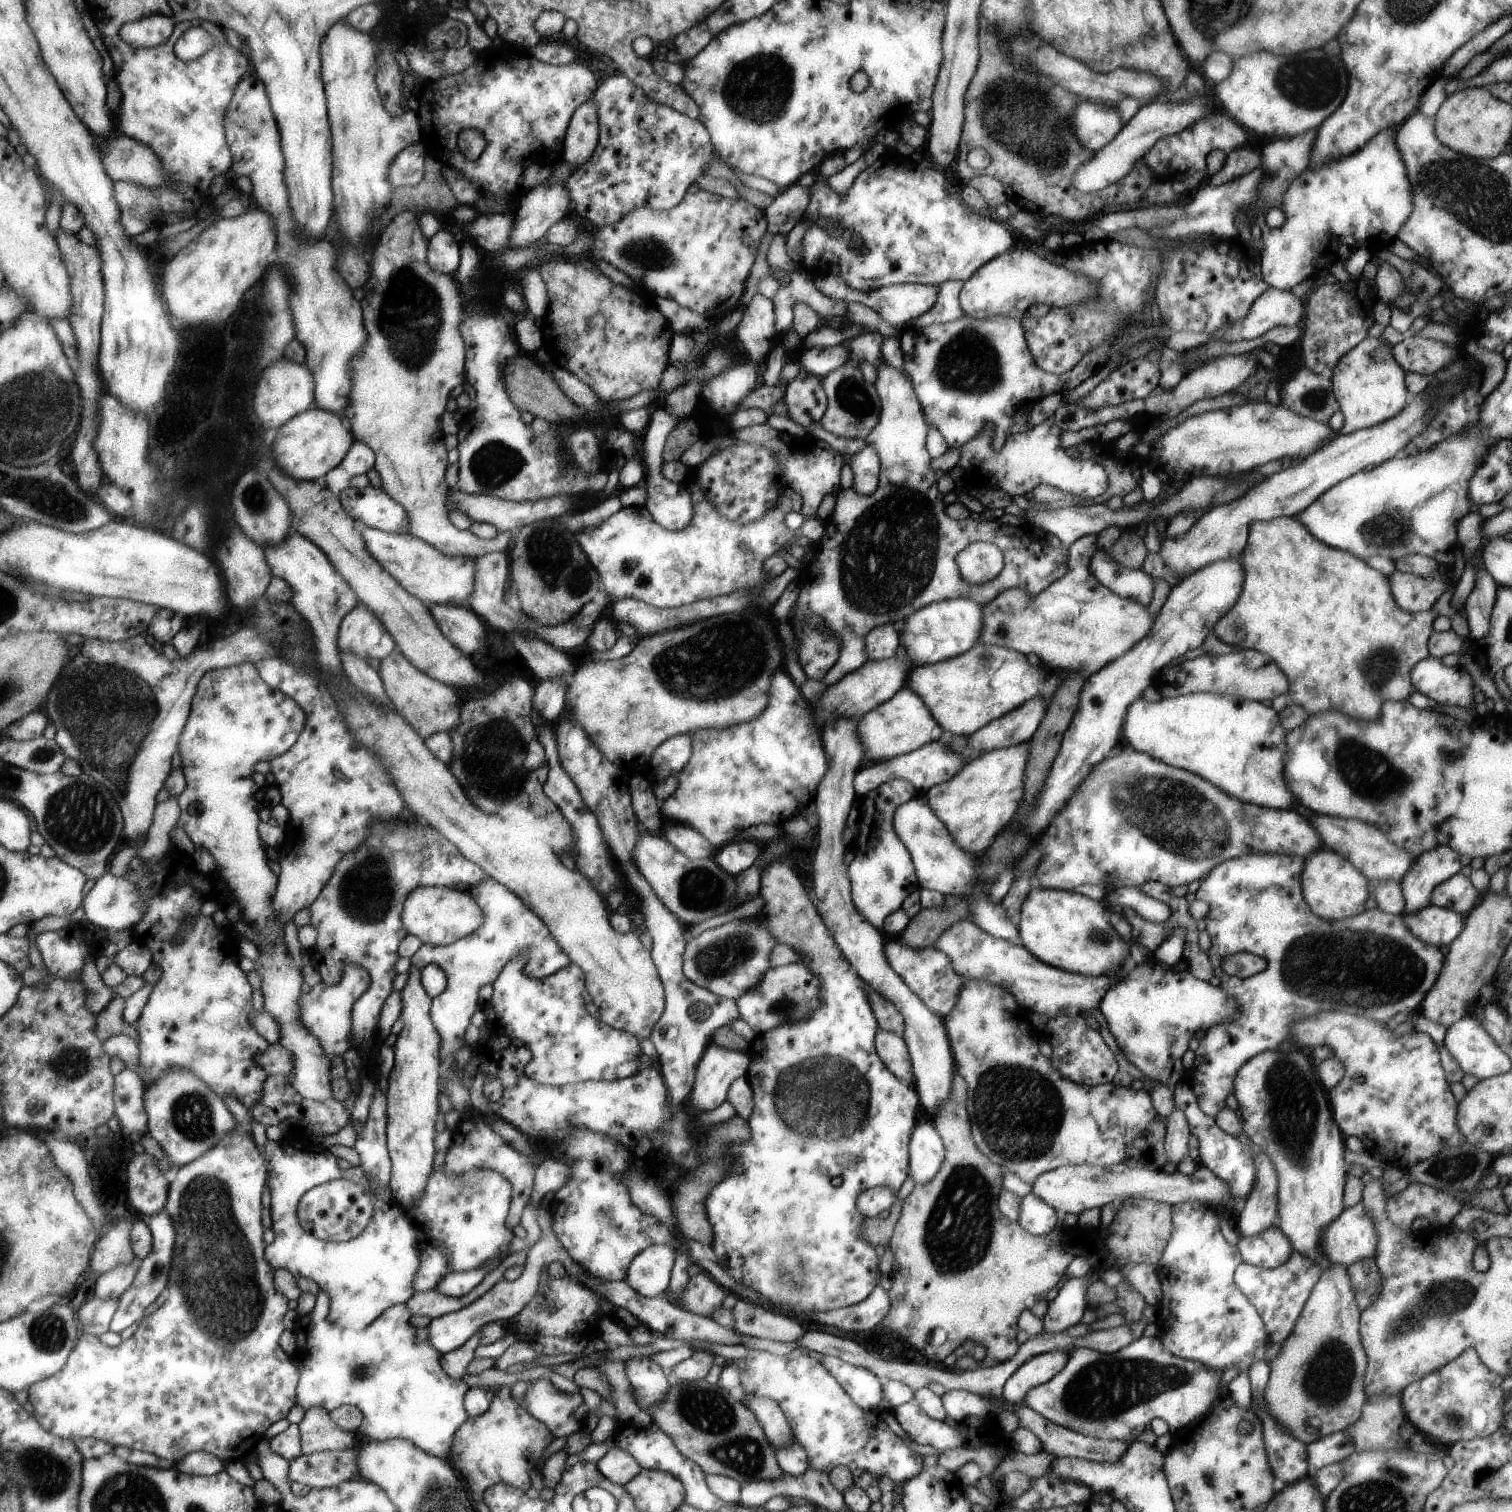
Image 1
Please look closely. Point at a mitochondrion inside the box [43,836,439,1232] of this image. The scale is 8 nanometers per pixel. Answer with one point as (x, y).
(364, 891)

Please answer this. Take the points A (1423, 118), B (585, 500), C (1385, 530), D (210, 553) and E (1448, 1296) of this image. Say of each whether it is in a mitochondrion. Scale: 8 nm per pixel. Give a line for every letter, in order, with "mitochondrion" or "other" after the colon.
A: other
B: other
C: mitochondrion
D: other
E: mitochondrion

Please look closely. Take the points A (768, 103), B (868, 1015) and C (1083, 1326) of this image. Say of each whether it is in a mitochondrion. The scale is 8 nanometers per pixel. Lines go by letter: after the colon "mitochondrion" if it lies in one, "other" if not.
A: mitochondrion
B: other
C: other

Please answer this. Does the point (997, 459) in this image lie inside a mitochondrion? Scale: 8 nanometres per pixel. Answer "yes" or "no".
no

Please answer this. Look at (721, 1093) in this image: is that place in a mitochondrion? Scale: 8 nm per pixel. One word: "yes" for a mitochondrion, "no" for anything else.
no

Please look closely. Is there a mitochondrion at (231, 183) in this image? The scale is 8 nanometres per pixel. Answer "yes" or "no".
no

